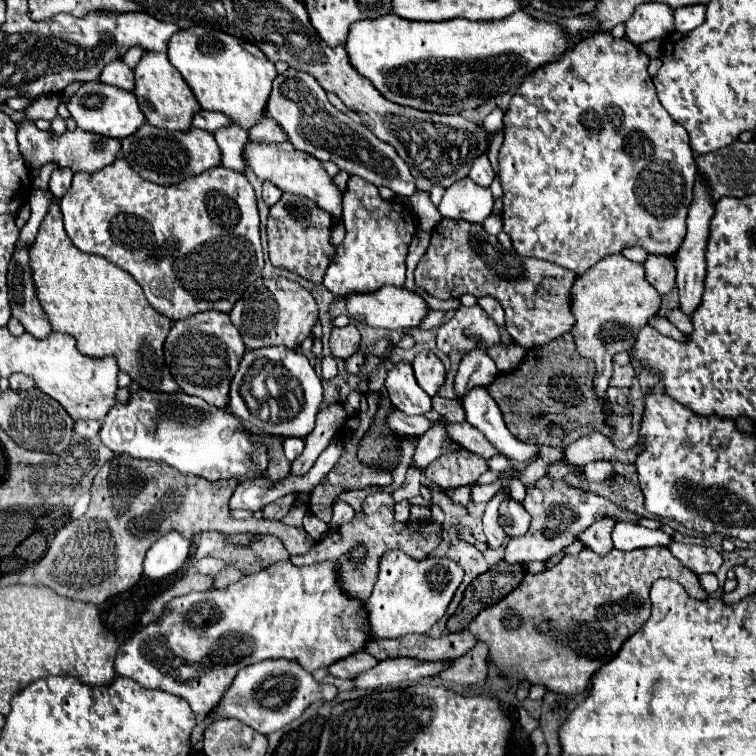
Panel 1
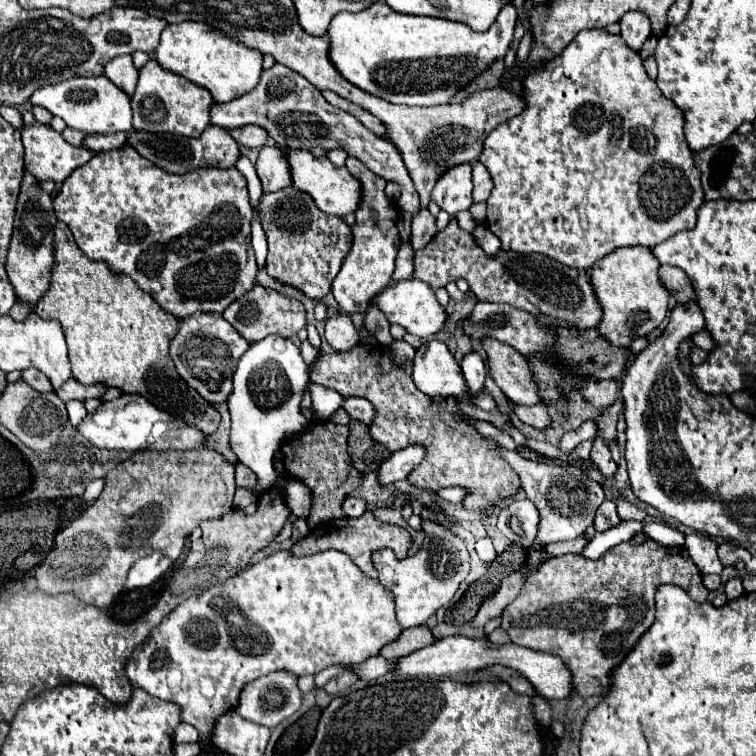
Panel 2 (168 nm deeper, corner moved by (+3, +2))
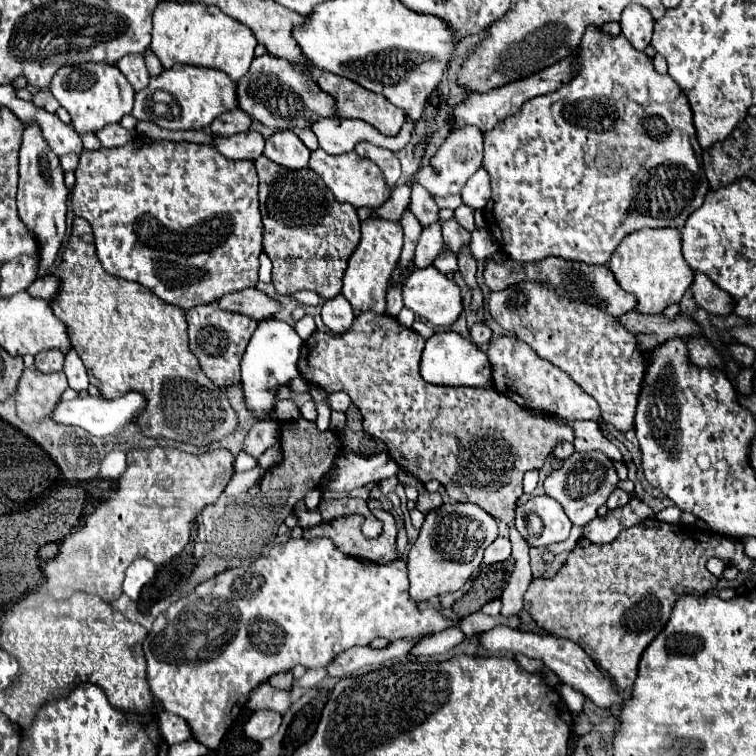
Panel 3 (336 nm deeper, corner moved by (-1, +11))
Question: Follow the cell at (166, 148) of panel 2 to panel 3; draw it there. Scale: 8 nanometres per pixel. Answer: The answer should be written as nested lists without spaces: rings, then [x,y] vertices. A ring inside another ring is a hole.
[[[248,131],[248,133],[238,133],[232,137],[220,137],[214,135],[214,143],[212,147],[218,149],[218,153],[222,153],[224,157],[232,159],[232,161],[242,161],[242,159],[258,159],[262,155],[264,149],[264,137],[256,131]]]

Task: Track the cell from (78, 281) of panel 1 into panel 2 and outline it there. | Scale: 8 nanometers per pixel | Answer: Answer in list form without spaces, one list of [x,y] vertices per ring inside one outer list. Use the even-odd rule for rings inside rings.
[[[64,222],[56,224],[54,234],[56,262],[52,268],[52,280],[50,288],[38,300],[36,314],[46,320],[58,320],[62,324],[70,350],[74,378],[80,384],[104,384],[108,388],[120,388],[126,394],[140,394],[148,402],[160,406],[160,410],[166,410],[168,414],[174,414],[184,422],[194,422],[194,426],[198,426],[202,434],[214,434],[220,424],[220,412],[192,388],[182,388],[182,378],[178,376],[168,354],[170,342],[178,332],[178,320],[162,310],[150,294],[140,290],[130,276],[114,274],[104,262],[94,262],[86,258],[82,250],[78,250],[74,236]]]

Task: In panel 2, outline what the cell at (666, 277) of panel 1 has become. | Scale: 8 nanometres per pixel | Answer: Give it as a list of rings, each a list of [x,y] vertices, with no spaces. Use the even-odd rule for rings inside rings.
[[[662,264],[660,278],[678,302],[696,302],[696,292],[690,286],[690,280],[686,278],[686,274],[682,274],[682,270],[678,270],[676,266],[670,266],[670,264]]]

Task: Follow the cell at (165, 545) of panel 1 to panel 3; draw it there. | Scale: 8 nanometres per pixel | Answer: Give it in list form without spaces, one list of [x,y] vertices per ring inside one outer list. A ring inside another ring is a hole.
[[[138,557],[128,569],[126,569],[126,579],[124,579],[124,593],[130,599],[138,599],[140,589],[154,577],[156,573],[156,565],[146,559],[146,557]]]

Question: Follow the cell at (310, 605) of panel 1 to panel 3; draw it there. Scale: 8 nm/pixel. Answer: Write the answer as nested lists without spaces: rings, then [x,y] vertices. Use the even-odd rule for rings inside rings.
[[[288,539],[272,547],[268,555],[256,559],[252,565],[228,569],[214,579],[200,583],[188,597],[172,603],[168,613],[154,621],[154,627],[144,641],[148,665],[146,679],[164,709],[184,717],[194,739],[208,749],[216,749],[230,723],[242,711],[250,691],[280,671],[290,671],[294,665],[304,665],[306,669],[326,667],[338,653],[356,645],[370,645],[376,637],[388,641],[418,639],[450,627],[458,627],[466,637],[472,637],[474,633],[490,631],[496,625],[518,627],[520,619],[504,619],[500,615],[488,617],[482,611],[462,619],[448,619],[438,609],[414,605],[408,597],[408,573],[402,559],[392,565],[362,563],[344,555],[330,539]]]

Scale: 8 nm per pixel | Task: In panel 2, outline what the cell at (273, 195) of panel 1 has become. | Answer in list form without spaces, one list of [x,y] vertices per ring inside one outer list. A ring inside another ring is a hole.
[[[266,144],[260,148],[256,172],[262,188],[268,192],[290,186],[290,166],[286,164],[286,150],[278,144]]]

